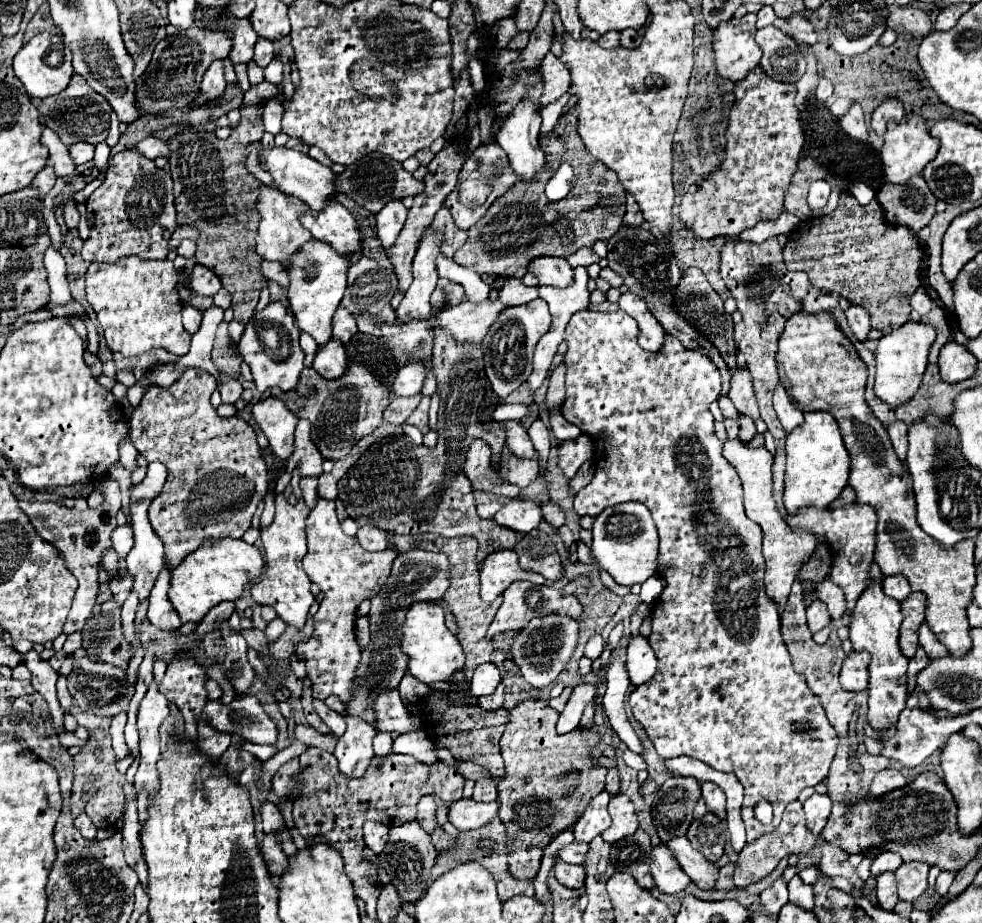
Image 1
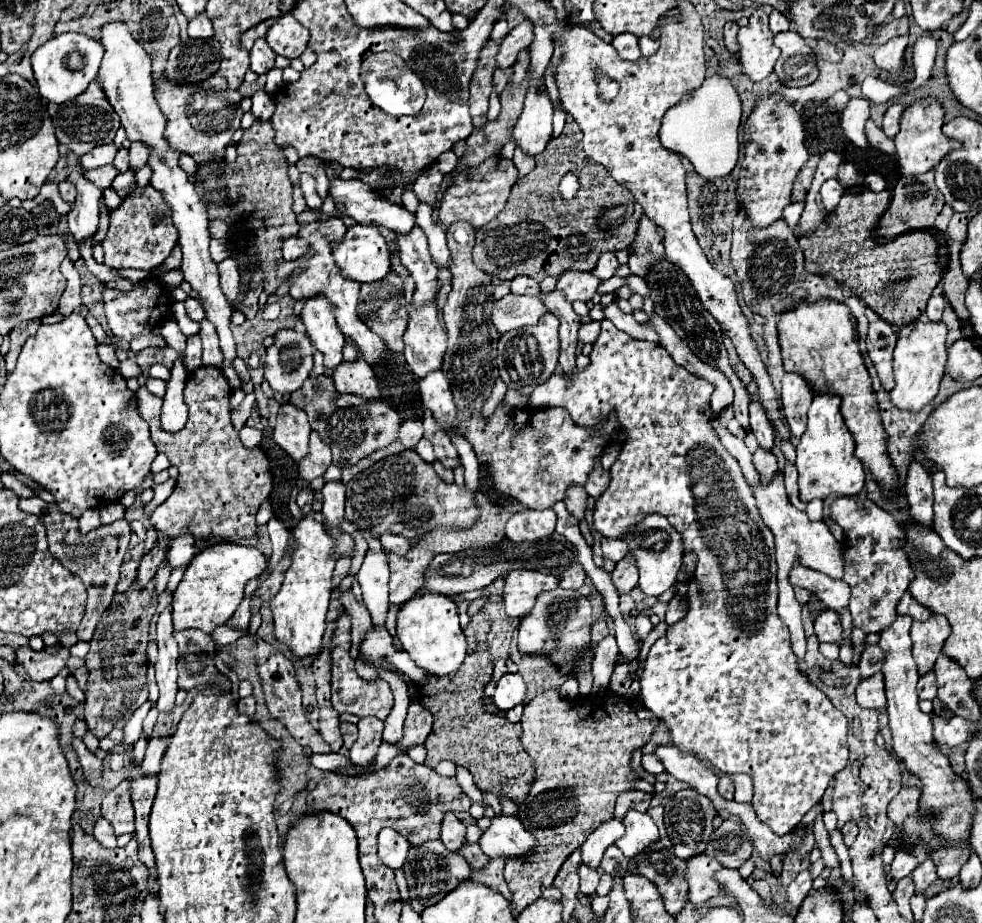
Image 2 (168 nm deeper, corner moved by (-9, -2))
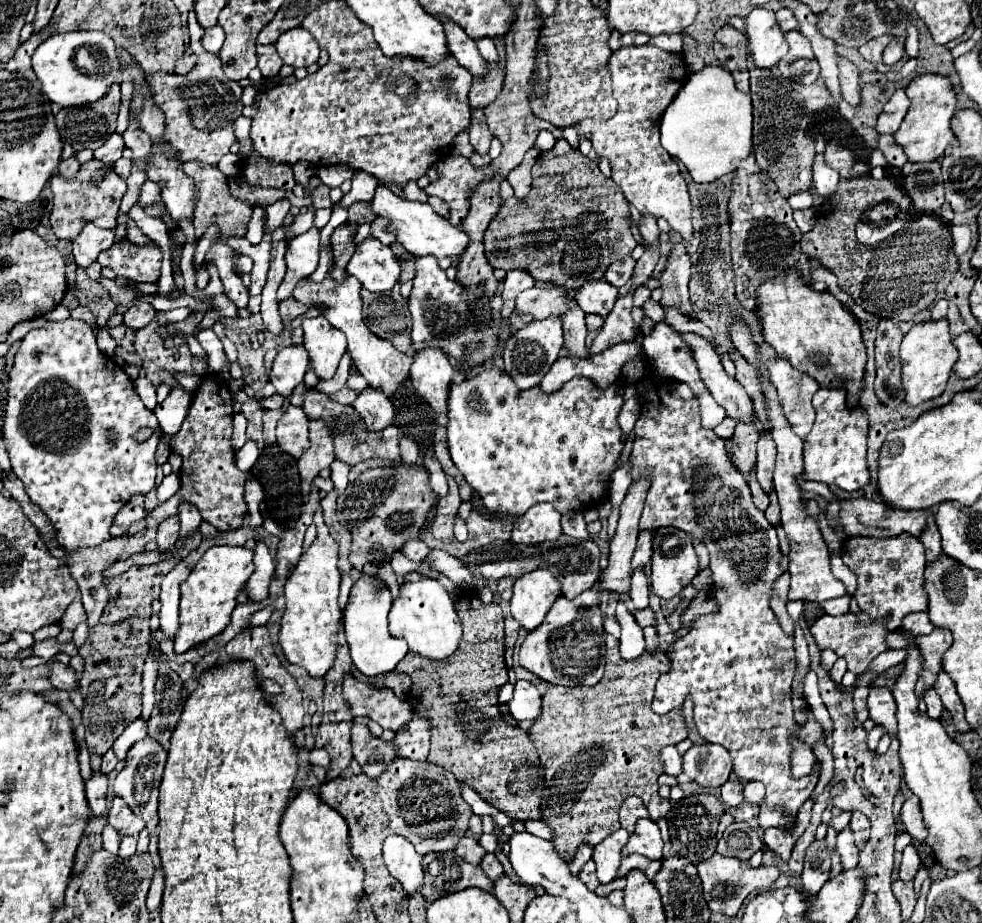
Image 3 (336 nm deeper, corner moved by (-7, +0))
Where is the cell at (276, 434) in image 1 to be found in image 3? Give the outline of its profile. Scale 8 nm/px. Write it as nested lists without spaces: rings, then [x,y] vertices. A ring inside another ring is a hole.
[[[290,405],[288,411],[282,415],[282,419],[276,425],[276,437],[282,451],[286,451],[292,457],[300,457],[310,441],[308,441],[308,417],[304,415],[302,407]]]

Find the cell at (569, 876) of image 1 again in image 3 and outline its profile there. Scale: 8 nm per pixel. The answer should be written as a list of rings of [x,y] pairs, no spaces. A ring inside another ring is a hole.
[[[594,861],[584,863],[584,867],[580,869],[580,879],[582,879],[582,883],[584,883],[588,889],[594,891],[594,889],[600,885],[600,881],[598,881],[598,877],[592,881],[592,867],[594,867]]]

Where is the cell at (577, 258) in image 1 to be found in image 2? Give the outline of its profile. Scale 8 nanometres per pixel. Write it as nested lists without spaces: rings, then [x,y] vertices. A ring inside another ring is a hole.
[[[606,253],[606,255],[600,255],[598,259],[598,267],[594,267],[592,275],[598,277],[598,279],[610,279],[614,275],[614,269],[618,267],[618,261],[612,253]]]

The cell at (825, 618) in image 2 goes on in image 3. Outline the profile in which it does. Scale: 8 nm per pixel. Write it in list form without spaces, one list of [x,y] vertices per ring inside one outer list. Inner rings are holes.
[[[846,613],[840,617],[832,617],[832,615],[822,615],[820,619],[814,621],[814,625],[810,627],[810,633],[818,645],[820,651],[824,649],[832,649],[838,657],[846,659],[848,669],[856,675],[862,675],[870,669],[870,663],[884,651],[888,651],[890,647],[886,645],[886,635],[890,633],[884,625],[884,619],[870,619],[866,613],[854,615],[854,613]]]

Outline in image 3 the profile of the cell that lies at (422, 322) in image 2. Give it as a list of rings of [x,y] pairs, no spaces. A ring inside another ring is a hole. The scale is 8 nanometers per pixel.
[[[424,349],[414,355],[414,363],[410,369],[410,379],[418,395],[432,407],[434,411],[434,423],[440,427],[446,427],[448,423],[448,391],[454,383],[454,367],[450,365],[448,357],[440,353],[440,349]]]

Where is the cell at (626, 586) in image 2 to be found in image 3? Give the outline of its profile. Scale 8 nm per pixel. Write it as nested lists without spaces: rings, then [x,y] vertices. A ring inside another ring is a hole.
[[[644,529],[640,531],[640,537],[638,537],[638,547],[634,551],[634,559],[632,559],[632,567],[640,567],[640,565],[646,565],[652,557],[652,533],[650,529]]]

